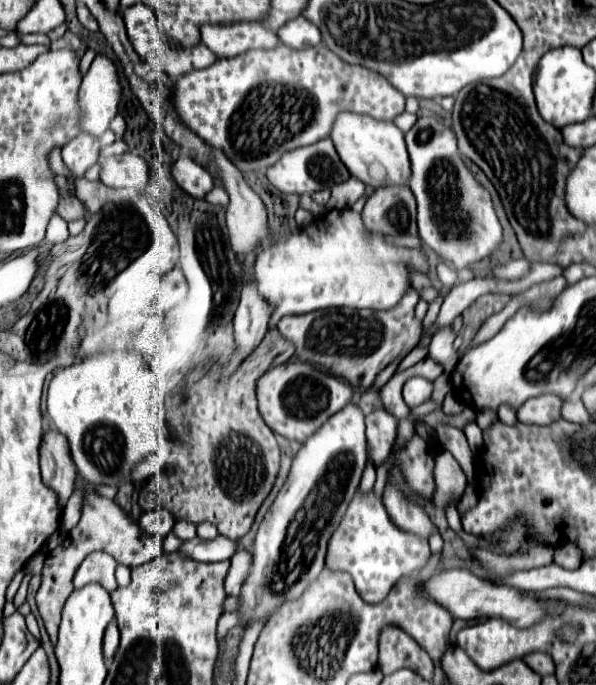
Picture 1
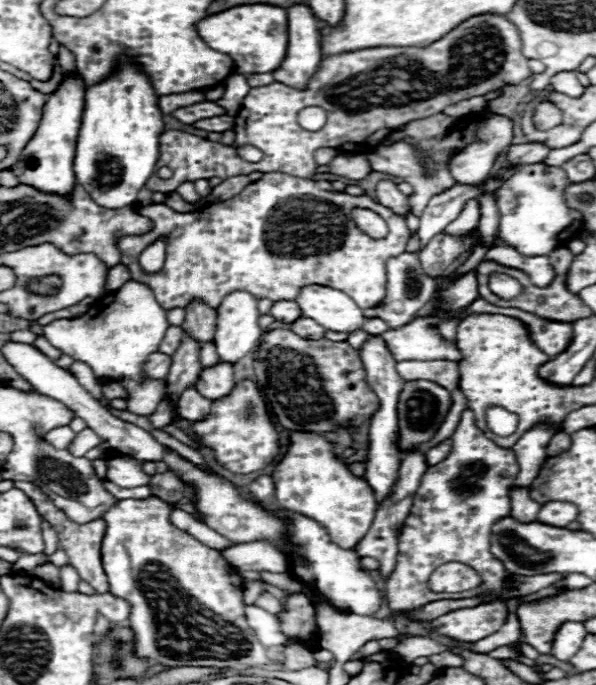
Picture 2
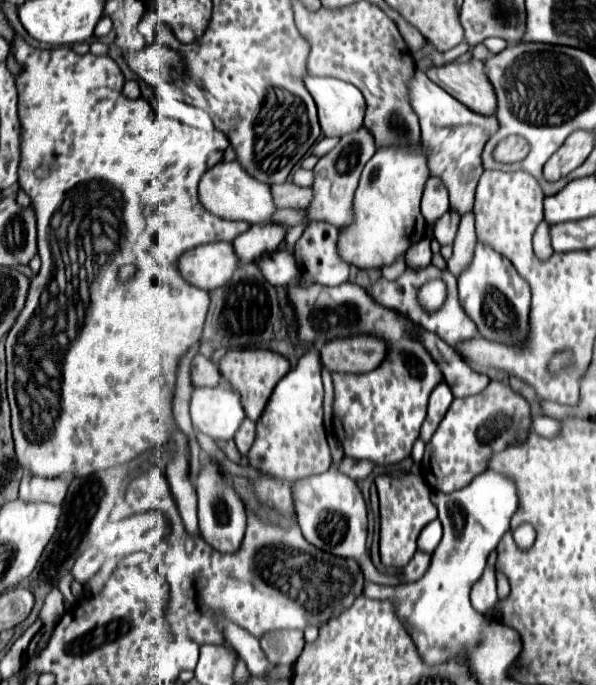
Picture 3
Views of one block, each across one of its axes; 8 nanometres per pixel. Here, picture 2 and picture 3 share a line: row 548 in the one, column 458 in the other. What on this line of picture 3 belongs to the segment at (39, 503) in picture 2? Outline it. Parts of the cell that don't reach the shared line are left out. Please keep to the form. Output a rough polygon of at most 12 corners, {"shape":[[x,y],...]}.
{"shape":[[452,62],[426,74],[472,112],[492,116],[496,92],[484,62]]}

